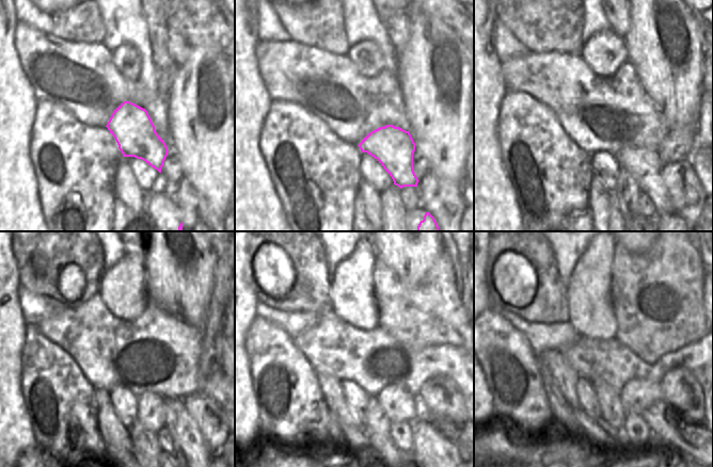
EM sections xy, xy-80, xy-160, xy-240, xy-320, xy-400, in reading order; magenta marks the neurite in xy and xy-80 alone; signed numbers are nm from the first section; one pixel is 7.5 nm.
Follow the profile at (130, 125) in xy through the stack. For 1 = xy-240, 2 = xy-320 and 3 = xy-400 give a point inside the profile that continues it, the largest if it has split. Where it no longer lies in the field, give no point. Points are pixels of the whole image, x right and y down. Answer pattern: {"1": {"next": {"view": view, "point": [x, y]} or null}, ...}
{"1": {"next": {"view": "xy-240", "point": [189, 447]}}, "2": {"next": {"view": "xy-320", "point": [430, 448]}}, "3": {"next": {"view": "xy-400", "point": [669, 448]}}}

